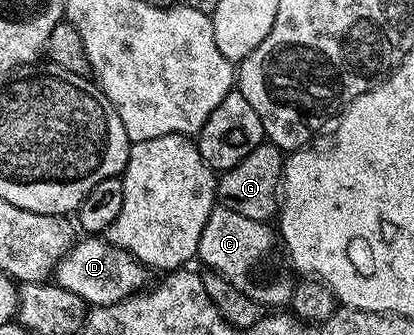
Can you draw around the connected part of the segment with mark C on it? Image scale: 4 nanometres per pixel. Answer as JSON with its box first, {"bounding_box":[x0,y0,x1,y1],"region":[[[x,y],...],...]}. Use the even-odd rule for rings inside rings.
{"bounding_box":[198,204,292,308],"region":[[[222,204],[216,205],[212,210],[209,220],[205,220],[205,228],[201,232],[199,241],[198,261],[203,261],[207,265],[208,271],[214,272],[227,278],[245,292],[253,300],[262,302],[267,308],[283,308],[290,303],[292,283],[287,282],[267,282],[262,286],[259,282],[251,279],[251,273],[255,270],[255,265],[277,246],[277,234],[274,229],[270,230],[267,222],[249,220],[249,216],[241,216],[241,212],[233,212],[229,207]]]}

